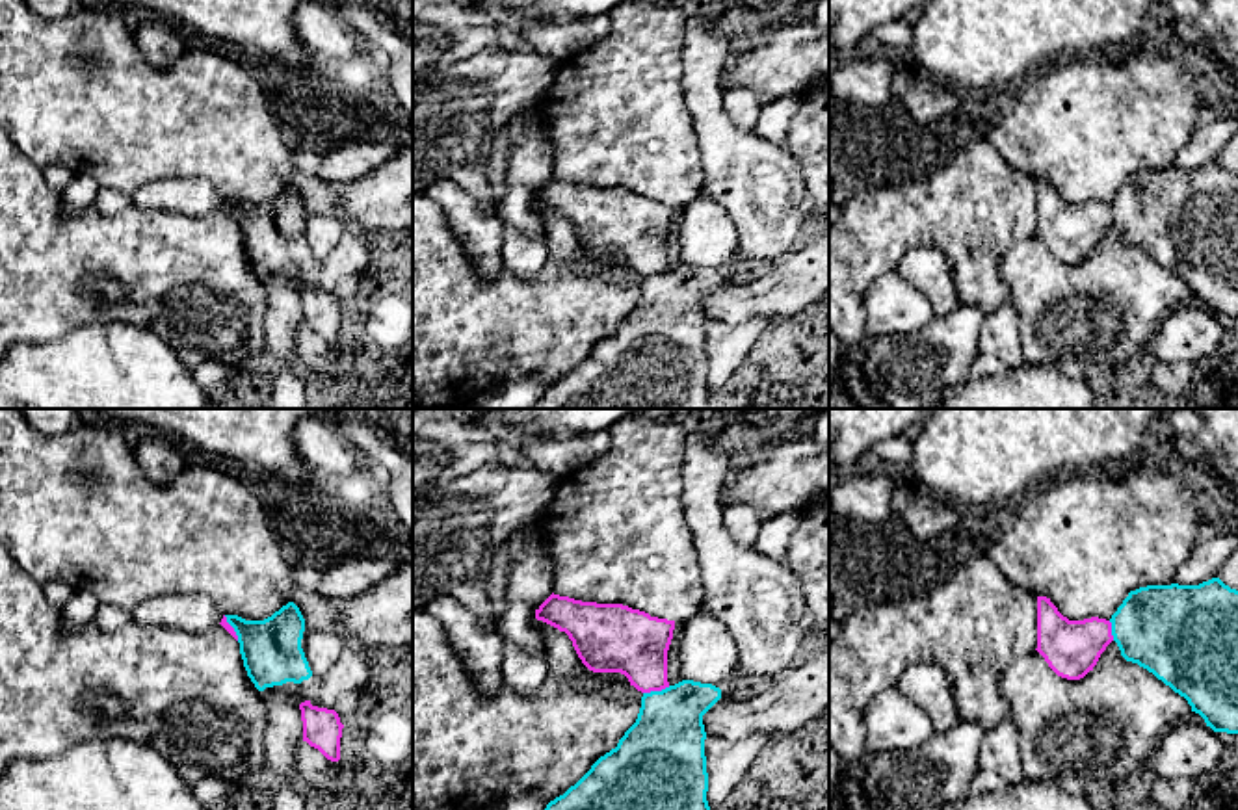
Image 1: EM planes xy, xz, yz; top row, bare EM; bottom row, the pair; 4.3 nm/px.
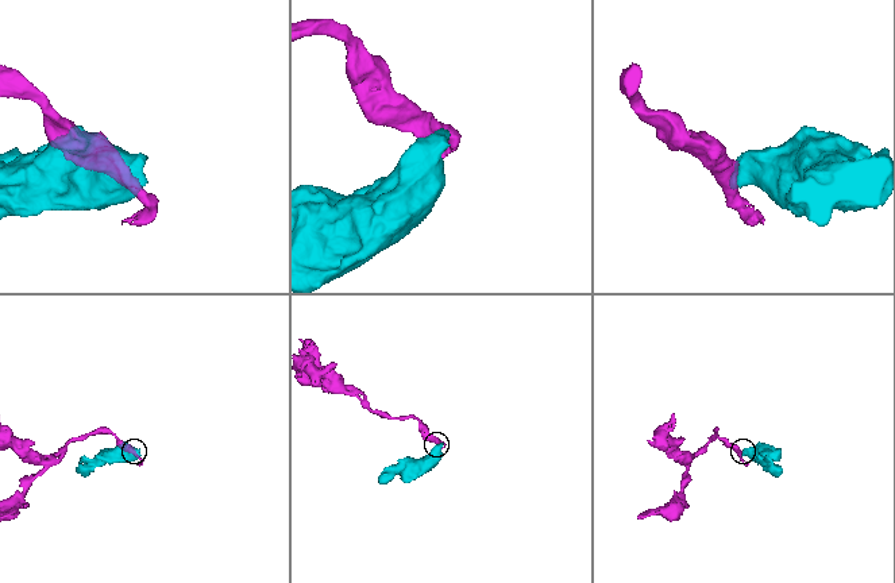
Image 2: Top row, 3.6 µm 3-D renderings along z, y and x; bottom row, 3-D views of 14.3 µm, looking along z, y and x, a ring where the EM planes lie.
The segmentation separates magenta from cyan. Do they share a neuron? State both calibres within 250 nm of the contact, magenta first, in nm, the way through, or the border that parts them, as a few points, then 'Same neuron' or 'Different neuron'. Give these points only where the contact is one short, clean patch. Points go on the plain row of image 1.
Thickness 280 nm (magenta) against 340 nm. Boundary: xz (670, 270), (644, 277). Different neuron

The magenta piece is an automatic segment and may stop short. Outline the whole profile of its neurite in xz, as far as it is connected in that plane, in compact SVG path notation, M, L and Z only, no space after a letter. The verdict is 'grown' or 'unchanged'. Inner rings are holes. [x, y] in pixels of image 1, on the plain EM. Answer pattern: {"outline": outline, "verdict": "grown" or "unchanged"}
{"outline": "M554 176L535 193L535 202L565 216L589 255L621 256L641 277L669 271L667 234L675 204Z", "verdict": "unchanged"}

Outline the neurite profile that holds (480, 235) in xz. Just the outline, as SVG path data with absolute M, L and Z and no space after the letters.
M450 178L433 182L422 195L439 204L478 275L483 279L498 275L504 268L502 219L494 214L485 214L476 199Z

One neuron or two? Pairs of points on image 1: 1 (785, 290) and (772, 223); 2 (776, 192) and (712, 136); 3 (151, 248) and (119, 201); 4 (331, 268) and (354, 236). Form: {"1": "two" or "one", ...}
{"1": "two", "2": "one", "3": "two", "4": "one"}

